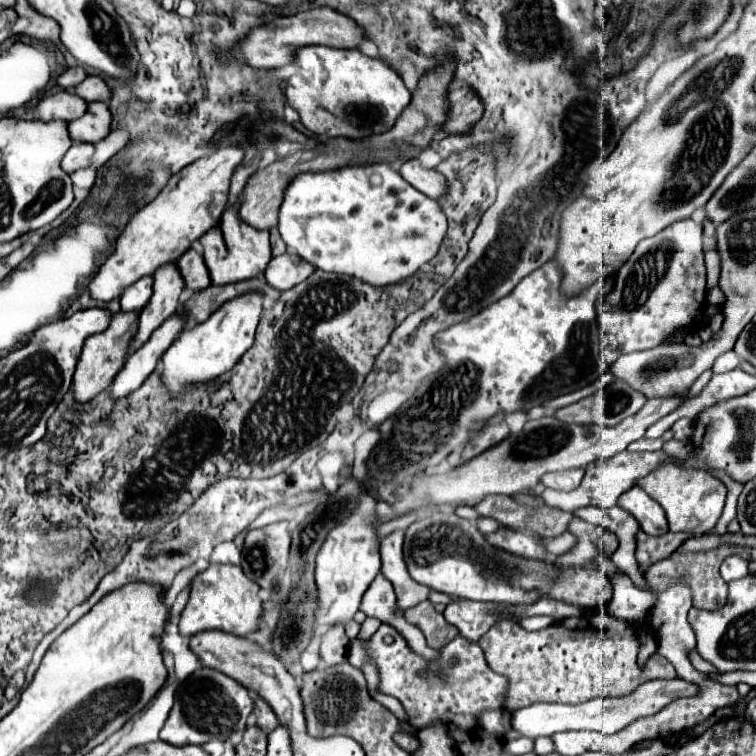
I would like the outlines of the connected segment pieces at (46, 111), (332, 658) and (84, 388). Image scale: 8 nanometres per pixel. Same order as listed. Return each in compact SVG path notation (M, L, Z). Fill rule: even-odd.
M58 92L52 96L44 96L38 106L40 110L40 120L66 120L72 122L76 118L80 118L86 108L88 102L84 98L80 98L78 94L70 94L70 92Z
M344 624L330 626L330 630L322 636L322 646L320 646L324 664L334 666L344 662L348 656L348 644L350 644L350 638L344 634Z
M118 312L114 314L108 330L104 330L104 334L96 334L96 338L88 338L88 342L84 344L84 354L80 356L80 362L76 366L74 372L74 394L78 402L88 402L92 400L96 394L100 394L102 390L106 390L114 376L120 372L120 368L126 362L126 354L128 354L128 346L134 338L138 330L138 312L136 314L128 314L128 312Z

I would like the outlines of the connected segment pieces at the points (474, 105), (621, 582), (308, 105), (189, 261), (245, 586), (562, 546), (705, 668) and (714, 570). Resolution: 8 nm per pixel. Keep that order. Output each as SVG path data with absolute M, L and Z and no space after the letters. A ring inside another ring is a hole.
M456 82L450 86L450 116L444 124L444 132L448 134L466 134L484 114L484 104L478 94L464 82Z
M606 556L596 558L594 562L600 570L608 574L614 586L614 596L612 602L608 604L608 614L616 618L624 618L628 622L640 622L646 610L652 606L650 602L650 592L644 592L632 584L632 580Z
M308 46L298 50L296 64L302 66L302 72L294 74L284 82L286 100L290 106L298 110L302 124L310 132L320 134L324 138L338 138L338 136L364 138L364 136L388 132L410 102L410 90L404 86L402 78L386 62L362 54L358 48L342 50L328 46Z
M192 246L178 260L178 268L180 268L182 278L184 278L184 282L186 282L188 288L192 288L192 290L204 290L210 284L210 274L208 274L208 268L204 264L200 248Z
M210 564L204 572L192 578L190 600L180 616L178 628L182 636L194 636L204 630L222 630L234 636L246 638L258 630L262 618L262 600L258 596L260 586L252 582L240 566Z
M564 532L558 538L544 538L544 542L540 542L540 544L546 546L546 550L550 550L552 558L558 558L558 556L566 554L574 546L574 542L576 542L576 538L570 532Z
M692 652L692 664L694 664L694 668L696 668L698 672L702 672L702 674L720 674L718 668L714 668L710 662L702 660L696 652Z
M720 544L718 548L712 548L706 552L682 552L682 570L680 570L680 562L676 562L676 566L672 566L672 562L662 560L646 572L646 580L652 582L652 586L656 586L656 590L666 590L666 586L672 582L672 578L688 578L686 582L688 582L688 586L692 586L692 592L694 592L694 606L702 608L702 610L718 610L726 604L726 598L728 598L728 586L720 578L718 568L720 568L722 560L732 554L734 554L732 544ZM662 566L666 566L668 570L662 570Z

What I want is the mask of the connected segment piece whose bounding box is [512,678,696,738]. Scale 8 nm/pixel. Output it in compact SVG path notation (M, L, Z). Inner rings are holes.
M682 678L674 680L652 680L644 682L638 686L634 692L626 696L600 696L592 698L592 702L584 702L578 706L560 706L560 704L546 704L546 702L534 702L528 708L520 708L512 714L512 728L518 730L522 736L528 738L538 738L538 736L552 736L556 732L566 732L566 730L596 730L602 734L616 734L622 728L630 726L638 718L654 716L660 712L664 706L668 706L672 700L696 694L696 686Z

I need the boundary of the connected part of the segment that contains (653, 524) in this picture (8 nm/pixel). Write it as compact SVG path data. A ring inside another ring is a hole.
M632 486L618 498L618 506L630 512L646 534L660 536L668 532L668 520L658 502L654 502L640 486Z

